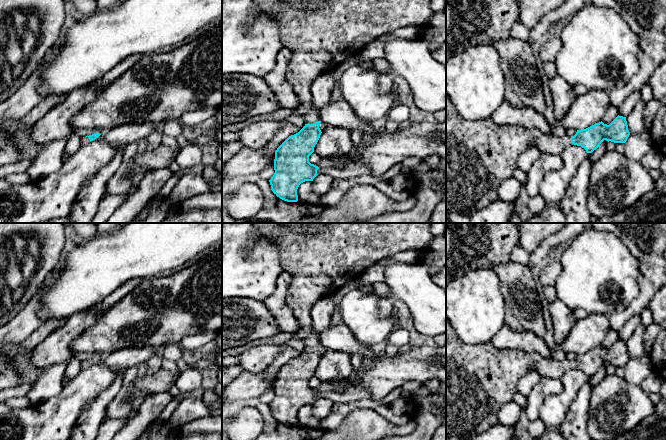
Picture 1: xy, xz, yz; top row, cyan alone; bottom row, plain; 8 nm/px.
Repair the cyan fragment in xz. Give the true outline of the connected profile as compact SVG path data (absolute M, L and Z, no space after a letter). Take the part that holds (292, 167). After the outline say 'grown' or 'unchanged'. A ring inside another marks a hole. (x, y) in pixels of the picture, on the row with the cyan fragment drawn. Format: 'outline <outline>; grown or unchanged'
outline M253 0L260 11L279 23L283 46L291 50L286 80L300 99L293 114L306 118L305 126L275 151L275 173L269 182L277 197L297 202L299 185L318 175L319 167L309 162L322 133L312 104L313 81L379 36L426 24L434 14L430 1Z; grown

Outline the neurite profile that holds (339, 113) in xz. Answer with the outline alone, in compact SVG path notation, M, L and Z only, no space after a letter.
M344 100L330 101L318 111L318 115L320 121L328 126L345 128L350 132L358 130L362 136L366 136L367 138L377 133L371 122L359 118Z

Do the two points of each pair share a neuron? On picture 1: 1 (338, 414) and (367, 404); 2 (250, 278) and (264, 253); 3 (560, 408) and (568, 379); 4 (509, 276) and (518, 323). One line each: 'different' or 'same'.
1: same
2: same
3: same
4: same

